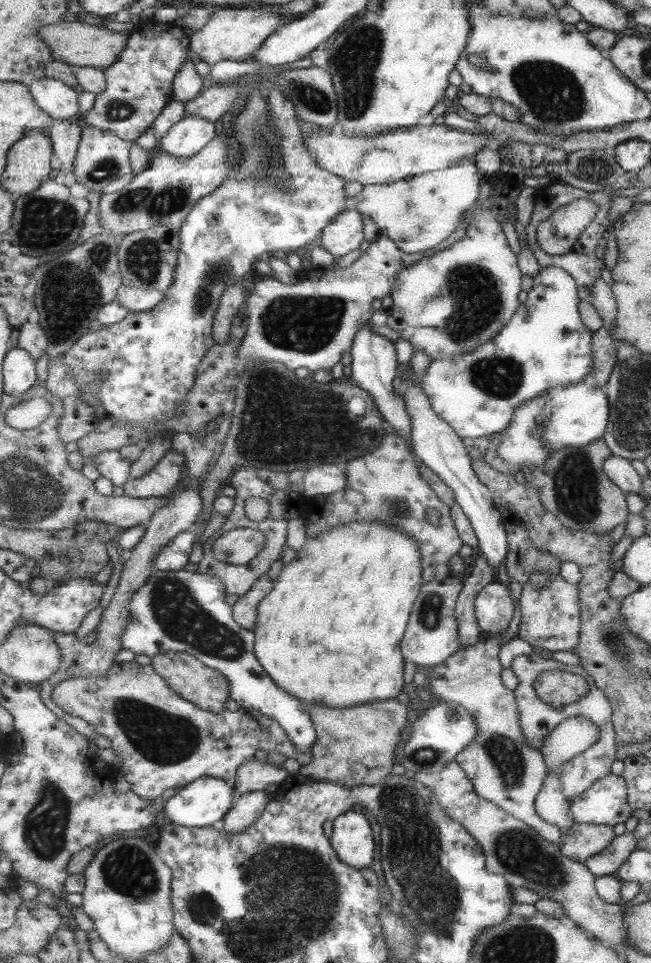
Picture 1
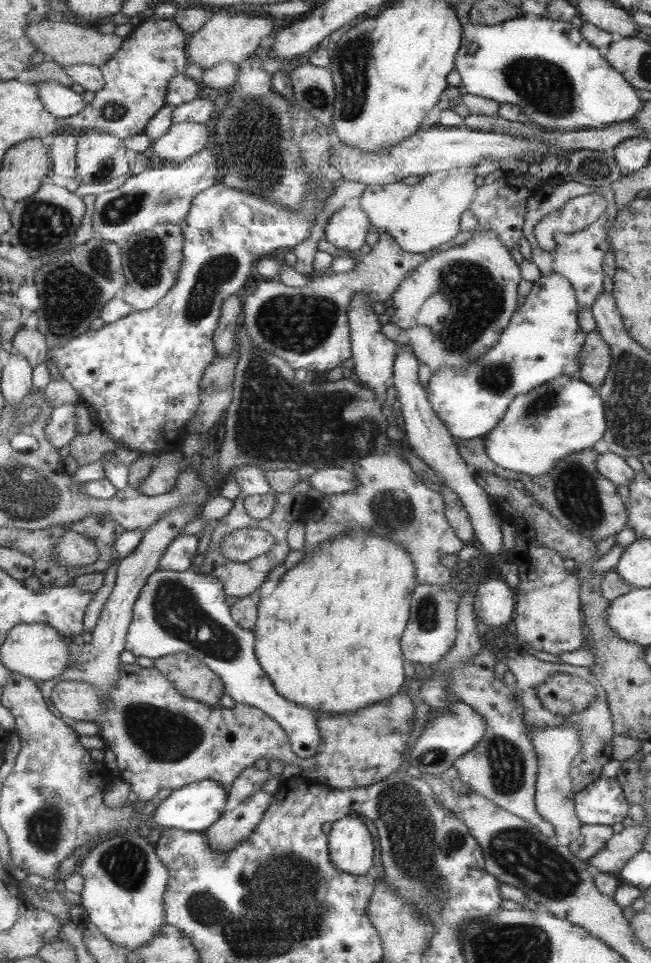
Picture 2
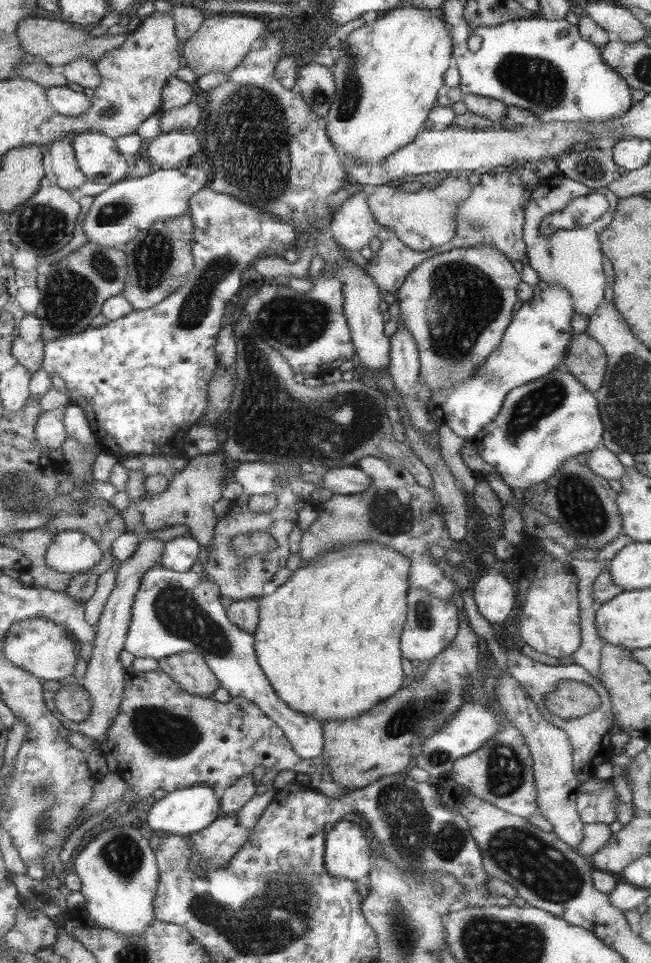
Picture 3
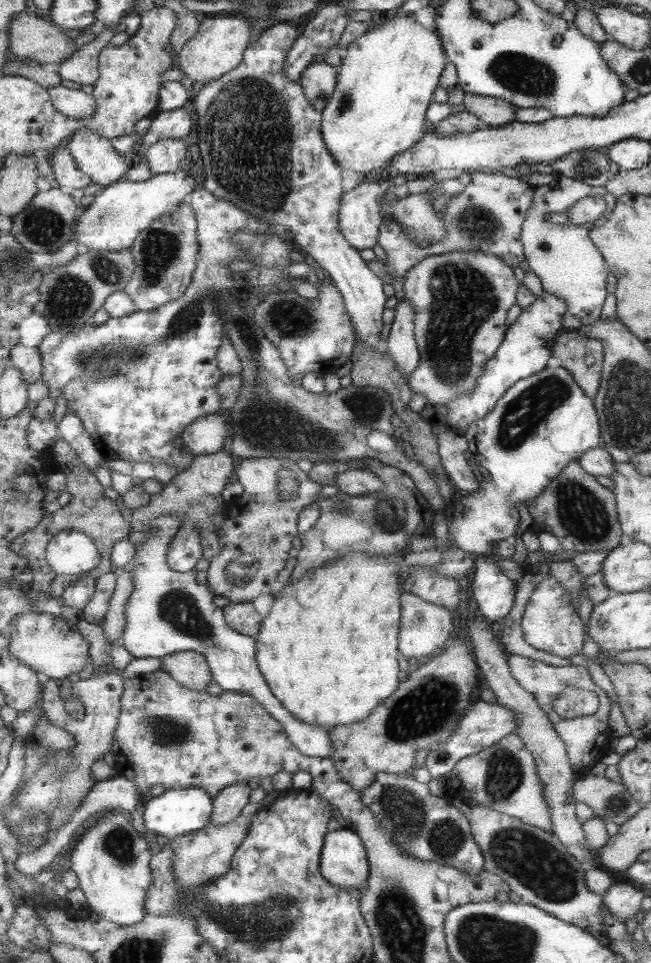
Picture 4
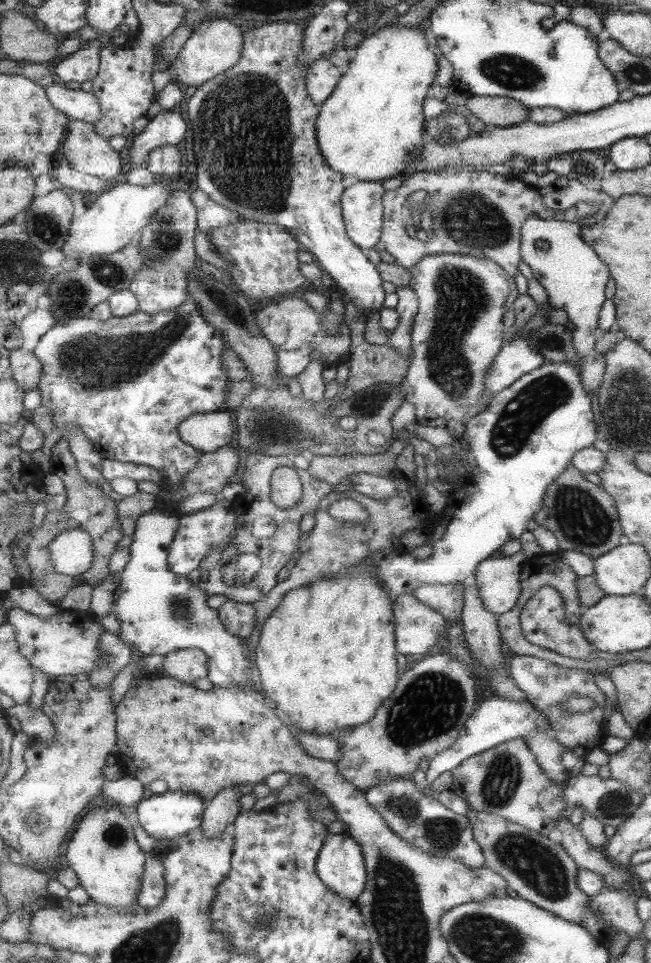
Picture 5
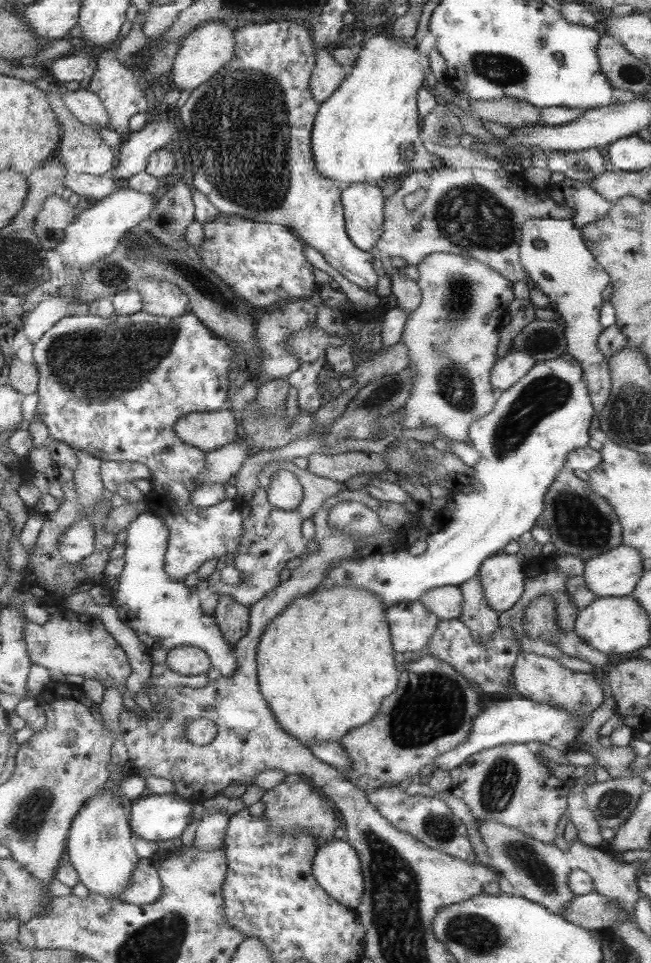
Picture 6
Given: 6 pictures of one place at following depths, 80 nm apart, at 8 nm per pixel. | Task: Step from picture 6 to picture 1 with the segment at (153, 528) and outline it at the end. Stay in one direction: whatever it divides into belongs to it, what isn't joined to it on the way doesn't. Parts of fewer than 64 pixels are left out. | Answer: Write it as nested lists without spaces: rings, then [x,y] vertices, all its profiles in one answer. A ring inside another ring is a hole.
[[[193,568],[180,571],[156,570],[131,601],[131,619],[123,635],[123,648],[132,650],[136,655],[144,654],[151,657],[169,650],[185,652],[203,664],[219,670],[229,679],[231,699],[243,708],[257,709],[260,713],[274,718],[286,730],[299,752],[312,754],[318,742],[318,730],[314,719],[311,718],[305,702],[284,691],[263,668],[262,662],[259,662],[255,654],[255,631],[243,628],[234,619],[233,608],[227,604],[227,593],[225,583],[218,576],[201,574]]]

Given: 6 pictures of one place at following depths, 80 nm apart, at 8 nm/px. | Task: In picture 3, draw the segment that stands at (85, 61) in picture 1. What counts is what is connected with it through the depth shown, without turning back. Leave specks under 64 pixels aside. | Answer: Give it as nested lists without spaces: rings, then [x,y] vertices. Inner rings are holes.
[[[29,17],[24,18],[18,24],[18,37],[24,52],[32,54],[36,60],[48,62],[54,68],[61,70],[66,64],[78,58],[93,59],[98,62],[107,51],[123,46],[128,34],[93,37],[89,35],[89,32],[85,33],[75,29],[71,26],[71,23],[63,20]]]

